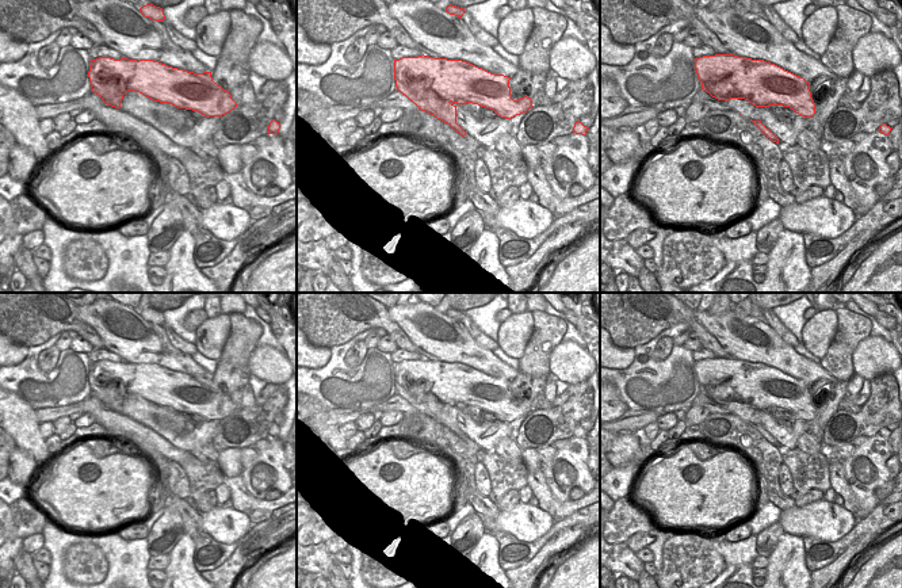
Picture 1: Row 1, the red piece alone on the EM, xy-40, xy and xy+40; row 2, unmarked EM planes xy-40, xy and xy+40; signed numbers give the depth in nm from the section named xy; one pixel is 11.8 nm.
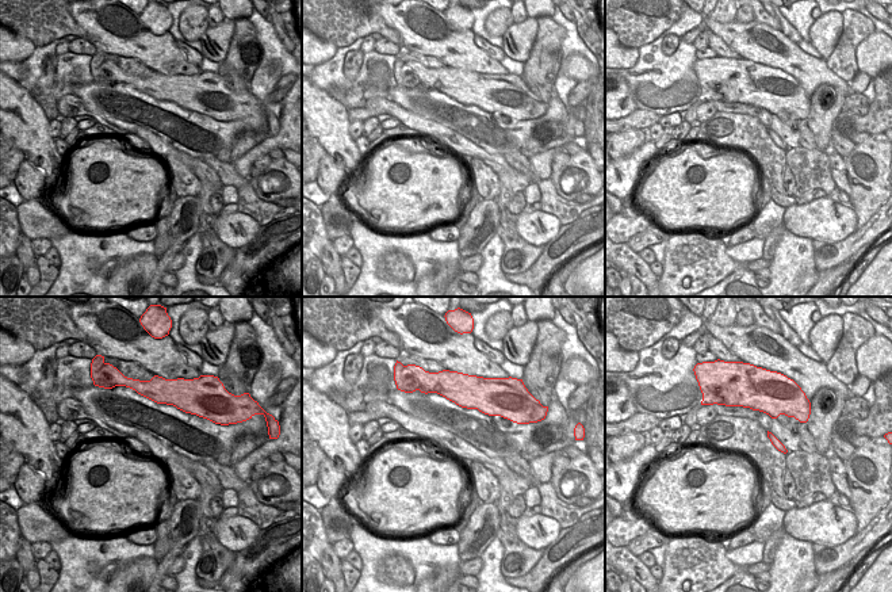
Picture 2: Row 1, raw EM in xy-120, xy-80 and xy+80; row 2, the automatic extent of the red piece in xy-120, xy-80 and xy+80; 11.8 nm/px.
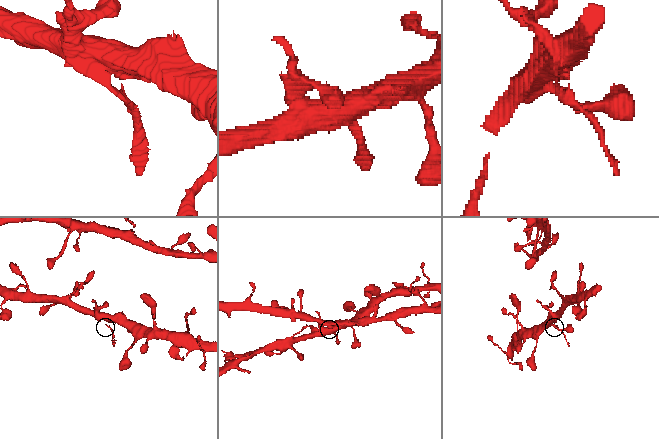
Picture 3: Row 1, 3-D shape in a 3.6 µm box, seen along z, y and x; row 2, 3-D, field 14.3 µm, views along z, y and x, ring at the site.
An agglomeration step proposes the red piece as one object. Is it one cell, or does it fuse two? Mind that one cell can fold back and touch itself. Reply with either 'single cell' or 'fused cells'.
single cell

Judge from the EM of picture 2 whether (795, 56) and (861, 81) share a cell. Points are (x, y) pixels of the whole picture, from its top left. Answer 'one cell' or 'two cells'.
two cells

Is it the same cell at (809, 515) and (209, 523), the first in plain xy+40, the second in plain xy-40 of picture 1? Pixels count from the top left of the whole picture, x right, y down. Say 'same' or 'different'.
same

